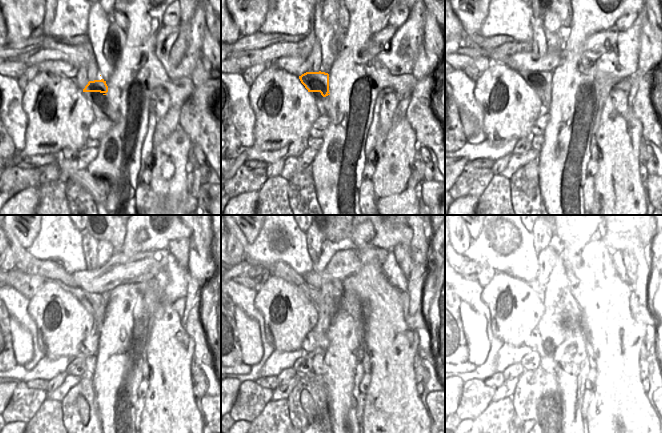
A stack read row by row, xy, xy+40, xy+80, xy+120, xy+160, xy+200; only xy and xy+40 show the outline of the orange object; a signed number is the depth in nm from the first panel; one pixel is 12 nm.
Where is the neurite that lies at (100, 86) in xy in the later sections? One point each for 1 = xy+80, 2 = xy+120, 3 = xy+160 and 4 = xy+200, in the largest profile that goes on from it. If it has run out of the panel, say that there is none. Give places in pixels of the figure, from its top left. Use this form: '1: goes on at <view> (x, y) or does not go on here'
1: goes on at xy+80 (539, 80)
2: goes on at xy+120 (92, 302)
3: goes on at xy+160 (279, 269)
4: goes on at xy+200 (465, 239)

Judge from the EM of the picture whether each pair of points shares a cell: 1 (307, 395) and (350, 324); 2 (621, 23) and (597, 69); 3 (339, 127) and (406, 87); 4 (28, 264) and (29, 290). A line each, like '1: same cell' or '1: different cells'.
1: different cells
2: different cells
3: same cell
4: different cells

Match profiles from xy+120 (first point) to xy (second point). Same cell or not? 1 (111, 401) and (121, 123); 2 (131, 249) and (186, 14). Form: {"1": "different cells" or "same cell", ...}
{"1": "same cell", "2": "different cells"}

